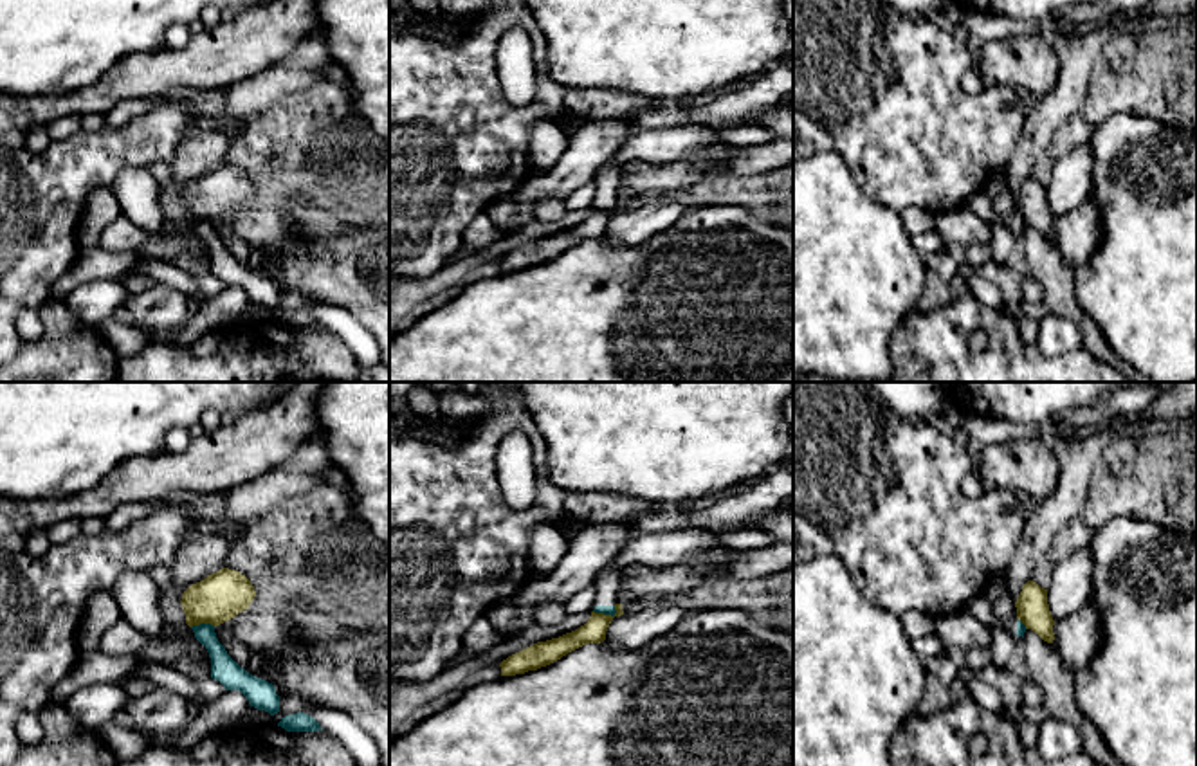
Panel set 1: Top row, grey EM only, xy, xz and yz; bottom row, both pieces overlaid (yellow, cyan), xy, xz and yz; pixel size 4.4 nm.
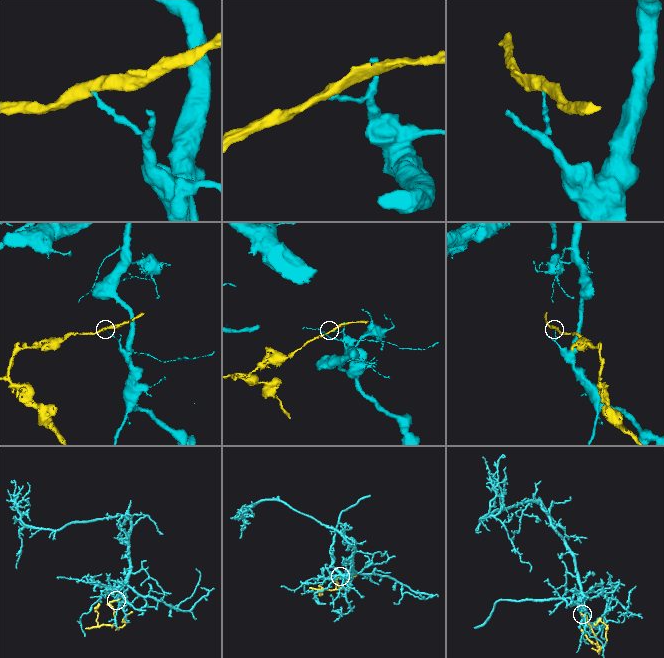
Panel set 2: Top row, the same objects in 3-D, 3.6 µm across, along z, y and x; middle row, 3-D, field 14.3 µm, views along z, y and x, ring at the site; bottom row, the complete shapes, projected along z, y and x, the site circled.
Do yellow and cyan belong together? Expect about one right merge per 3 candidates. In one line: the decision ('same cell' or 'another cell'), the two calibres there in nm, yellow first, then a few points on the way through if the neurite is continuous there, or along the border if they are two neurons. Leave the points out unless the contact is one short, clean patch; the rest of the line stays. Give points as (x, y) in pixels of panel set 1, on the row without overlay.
another cell; 220 nm thick on the yellow side, 120 nm on the other; border along xy (215, 222), (195, 220), (191, 224)

